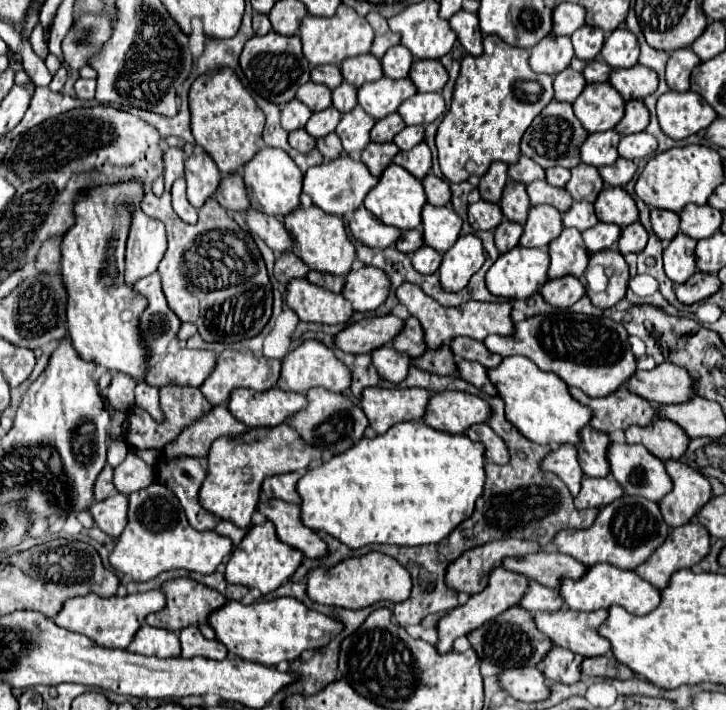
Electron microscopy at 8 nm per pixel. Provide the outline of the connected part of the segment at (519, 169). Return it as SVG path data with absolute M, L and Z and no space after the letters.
M522 155L518 159L518 163L508 167L508 177L518 181L518 183L528 185L528 183L532 183L536 179L544 179L544 169L538 163L534 163L532 159L528 159L526 155Z

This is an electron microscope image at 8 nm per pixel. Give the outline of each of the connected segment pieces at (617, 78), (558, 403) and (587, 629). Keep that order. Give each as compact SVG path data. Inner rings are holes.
M638 63L630 69L612 69L610 85L622 95L624 101L644 99L658 89L658 75L650 67Z
M506 357L496 369L490 369L488 371L488 377L490 381L496 385L500 397L504 399L506 403L506 419L524 435L528 437L530 441L534 443L540 443L540 445L564 445L564 443L570 443L570 445L578 445L580 443L580 429L584 429L590 419L592 419L592 409L578 403L570 391L568 391L568 385L554 373L544 373L540 371L530 359L526 357Z
M562 607L562 611L554 613L534 613L534 623L552 639L554 645L570 649L582 657L598 657L612 649L598 633L598 627L606 621L606 617L608 611L584 613Z

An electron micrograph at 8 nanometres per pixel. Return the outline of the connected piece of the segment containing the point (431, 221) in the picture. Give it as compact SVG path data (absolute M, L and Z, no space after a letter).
M426 203L422 211L422 233L424 243L434 247L438 253L446 253L458 239L462 219L450 207L434 207Z

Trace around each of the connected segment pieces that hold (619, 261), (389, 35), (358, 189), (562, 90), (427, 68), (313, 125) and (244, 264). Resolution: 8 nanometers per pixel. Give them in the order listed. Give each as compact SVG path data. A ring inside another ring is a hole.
M608 249L600 251L598 255L590 257L590 267L594 265L602 265L608 277L608 287L604 293L594 293L588 291L588 297L592 299L592 303L600 309L608 309L614 307L618 301L624 299L626 289L628 289L628 265L624 261L624 257L618 253L616 249Z
M370 13L370 15L366 15L366 19L368 19L368 23L374 27L374 31L376 31L376 39L374 39L374 43L372 43L372 51L370 51L370 53L376 55L378 59L382 59L384 53L386 53L390 47L394 47L394 45L400 43L400 37L390 31L388 21L386 21L382 15Z
M346 153L340 155L338 159L332 159L328 163L322 163L322 165L316 165L316 167L310 167L306 173L304 173L304 193L310 195L312 203L322 209L324 213L330 213L330 215L344 215L344 213L350 213L350 211L356 211L366 193L378 183L376 177L370 175L368 167L360 161L360 159L352 159L348 157Z
M568 67L554 77L554 99L574 103L576 97L582 93L584 85L586 85L584 77Z
M420 59L420 61L412 63L410 79L418 87L418 91L434 93L434 91L442 91L442 87L448 81L448 73L440 61Z
M328 107L328 109L324 109L324 111L312 113L310 121L306 123L306 131L308 131L312 137L320 139L320 137L324 137L324 135L328 135L328 133L332 133L332 131L336 129L340 117L342 117L342 113L338 113L334 107Z
M146 191L140 207L166 225L168 251L158 265L158 273L168 305L178 319L194 323L202 339L212 343L236 343L256 337L272 315L272 285L250 233L240 229L228 211L218 207L216 199L210 199L198 211L196 225L178 219L170 205L170 193L156 197Z

